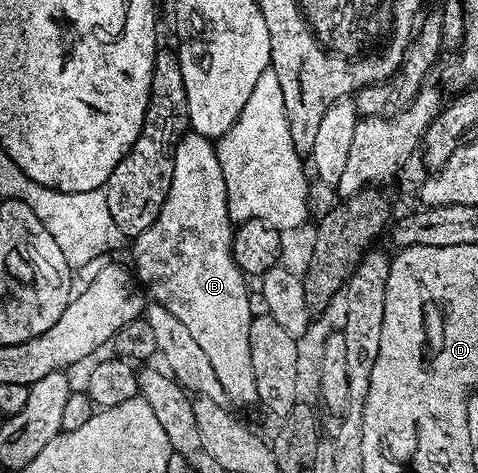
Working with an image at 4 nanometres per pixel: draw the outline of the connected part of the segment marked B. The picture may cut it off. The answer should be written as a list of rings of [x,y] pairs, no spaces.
[[[189,130],[184,133],[184,136],[180,139],[176,147],[176,153],[174,154],[174,178],[170,182],[170,194],[166,194],[166,202],[162,206],[162,210],[154,223],[142,235],[135,237],[133,244],[136,245],[132,248],[133,262],[131,261],[131,263],[134,265],[134,275],[146,289],[147,295],[155,303],[166,306],[166,310],[170,310],[170,314],[174,314],[174,318],[178,318],[178,322],[182,322],[182,326],[186,326],[186,330],[190,330],[190,335],[194,338],[194,342],[198,342],[198,346],[202,346],[202,354],[206,354],[206,358],[210,358],[210,366],[214,366],[214,374],[222,386],[224,396],[227,399],[232,399],[233,402],[231,401],[231,403],[233,405],[255,405],[257,403],[257,396],[254,365],[251,362],[250,354],[250,326],[254,317],[254,310],[252,310],[252,300],[248,297],[249,281],[236,264],[236,259],[232,253],[233,231],[234,223],[228,216],[226,180],[223,177],[222,166],[219,164],[219,154],[216,153],[216,145],[213,141],[207,140],[204,136],[199,136],[198,133]]]

